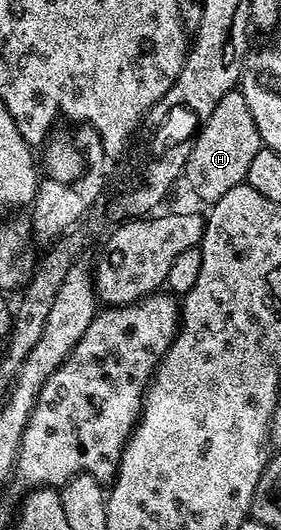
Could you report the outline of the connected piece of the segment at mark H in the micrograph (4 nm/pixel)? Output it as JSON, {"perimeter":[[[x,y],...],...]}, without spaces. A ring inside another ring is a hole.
{"perimeter":[[[233,89],[224,93],[220,101],[216,102],[216,107],[210,116],[201,120],[197,134],[193,137],[192,153],[188,156],[186,170],[184,172],[184,182],[194,190],[194,195],[198,199],[203,199],[206,205],[212,205],[228,193],[228,189],[236,189],[236,185],[245,183],[248,173],[248,164],[252,162],[252,157],[262,147],[262,138],[256,129],[256,121],[252,121],[252,109],[248,109],[248,101],[244,101],[244,93],[240,89]]]}

